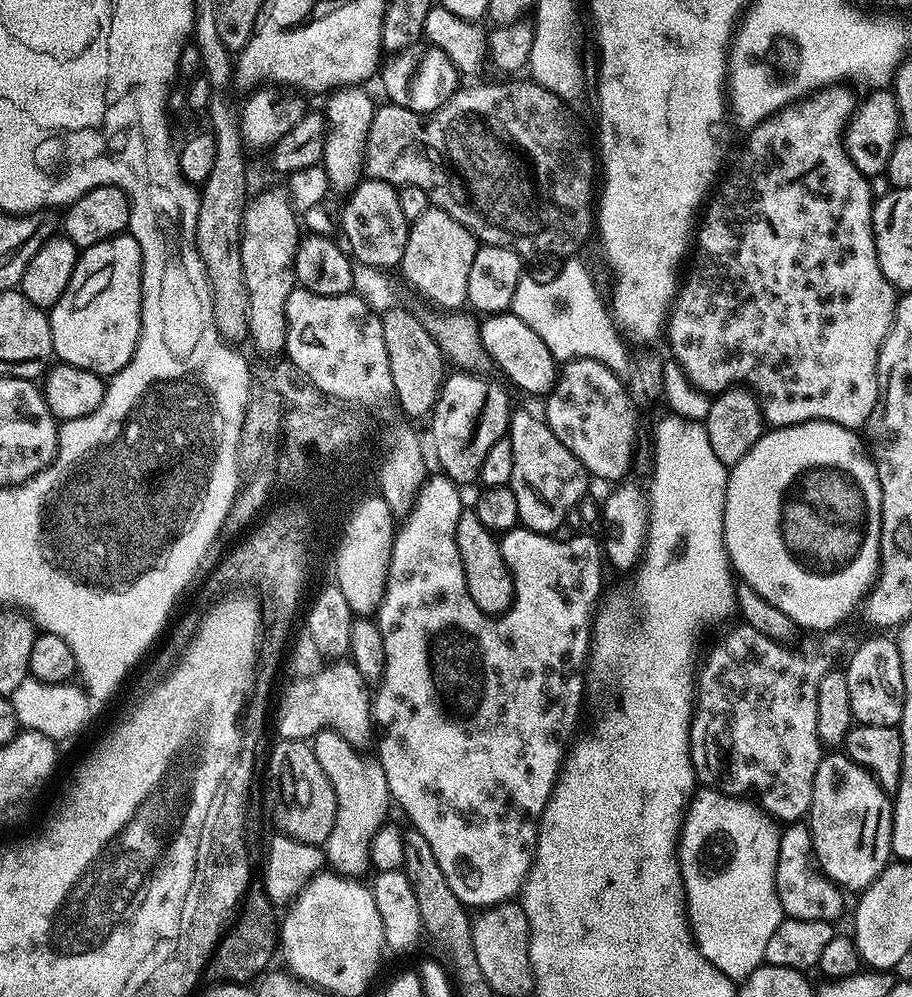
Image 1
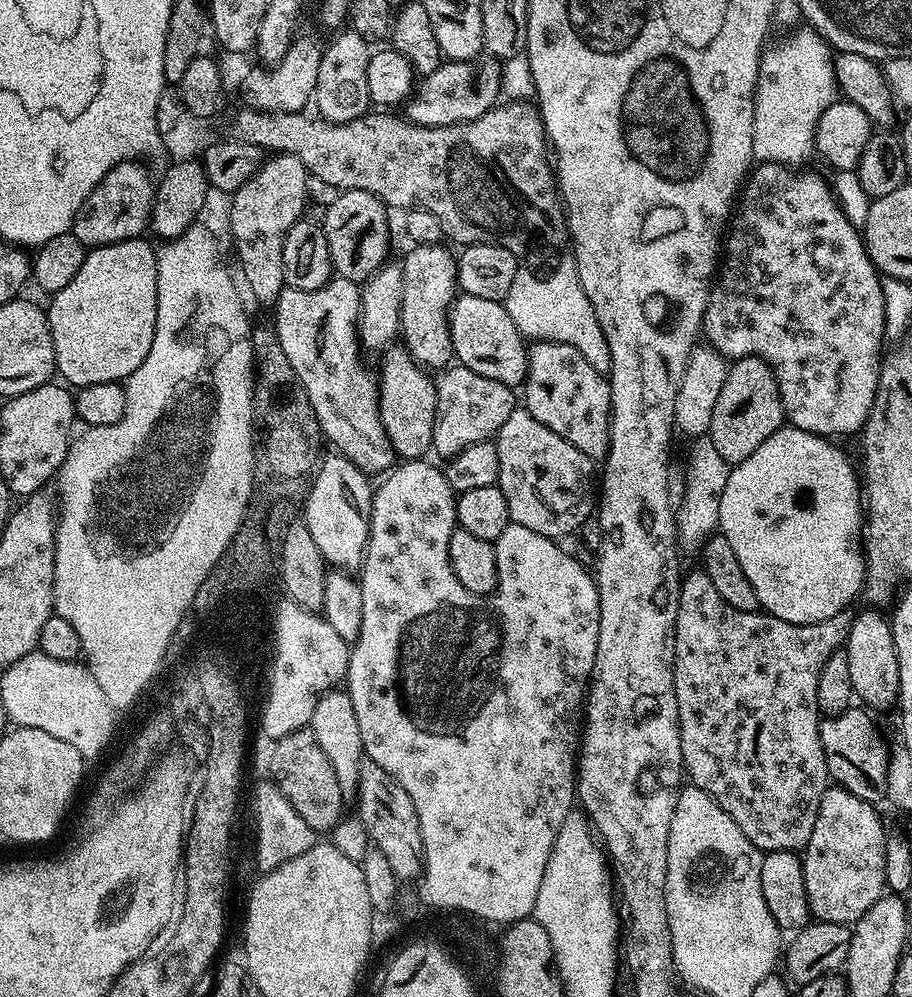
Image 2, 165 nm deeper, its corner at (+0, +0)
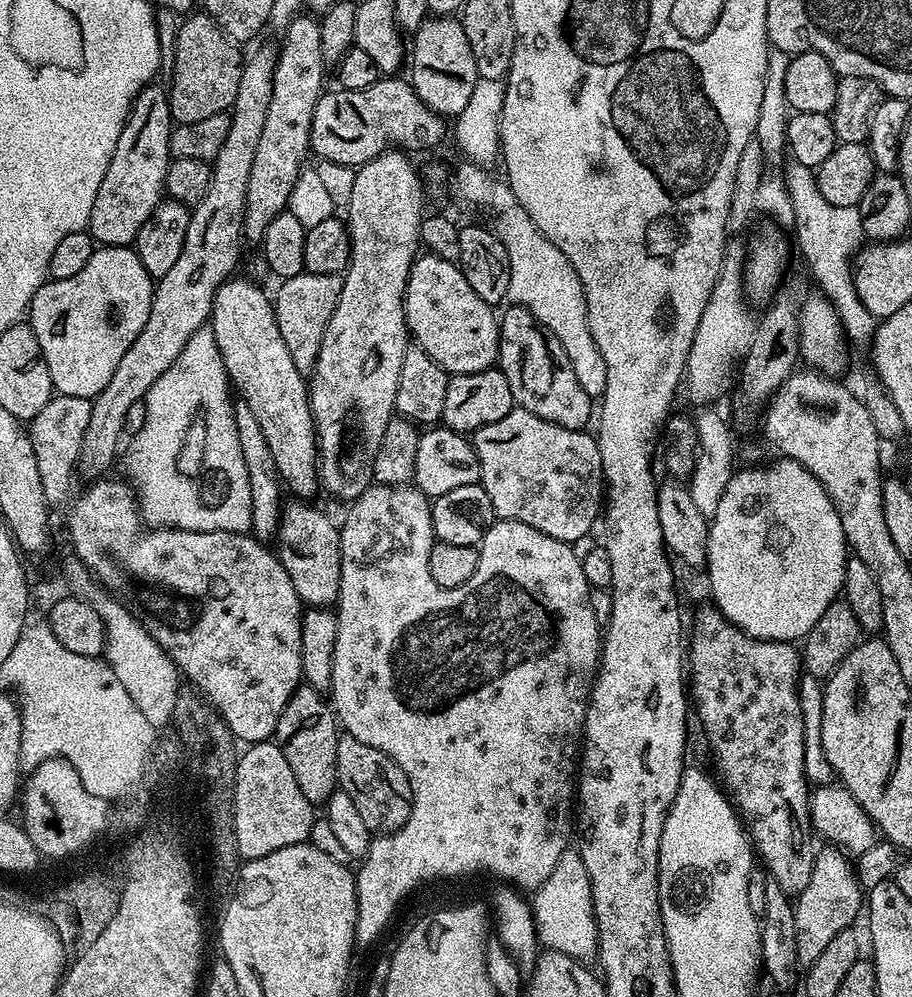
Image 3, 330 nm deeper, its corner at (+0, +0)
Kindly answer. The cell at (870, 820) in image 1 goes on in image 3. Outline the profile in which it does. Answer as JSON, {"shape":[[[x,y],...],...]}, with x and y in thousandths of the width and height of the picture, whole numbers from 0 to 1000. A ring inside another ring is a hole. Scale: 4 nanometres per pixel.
{"shape":[[[904,849],[895,856],[893,873],[888,876],[888,889],[872,900],[872,948],[874,965],[885,969],[897,965],[898,959],[906,954],[906,948],[923,937],[923,933],[938,928],[939,918],[944,918],[950,907],[950,895],[939,882],[935,864],[924,851]]]}

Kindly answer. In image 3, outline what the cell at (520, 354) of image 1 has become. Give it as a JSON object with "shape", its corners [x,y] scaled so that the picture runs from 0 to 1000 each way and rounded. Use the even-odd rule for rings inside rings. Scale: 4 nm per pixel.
{"shape":[[[461,255],[447,276],[443,292],[443,318],[451,340],[492,375],[520,375],[545,364],[548,326],[541,306],[529,303],[511,283],[503,264]]]}

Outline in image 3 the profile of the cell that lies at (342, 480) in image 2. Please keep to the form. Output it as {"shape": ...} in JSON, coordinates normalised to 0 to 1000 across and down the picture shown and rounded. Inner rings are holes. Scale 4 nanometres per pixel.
{"shape":[[[251,279],[241,286],[232,304],[230,328],[235,335],[235,343],[241,352],[250,380],[257,386],[262,400],[268,401],[279,411],[279,420],[296,452],[300,458],[303,476],[325,499],[342,499],[349,493],[349,474],[346,472],[346,428],[342,422],[342,412],[338,406],[338,386],[334,374],[322,367],[322,359],[318,359],[318,351],[314,351],[314,343],[309,343],[309,331],[305,331],[303,310],[299,302],[281,285],[272,281]]]}

